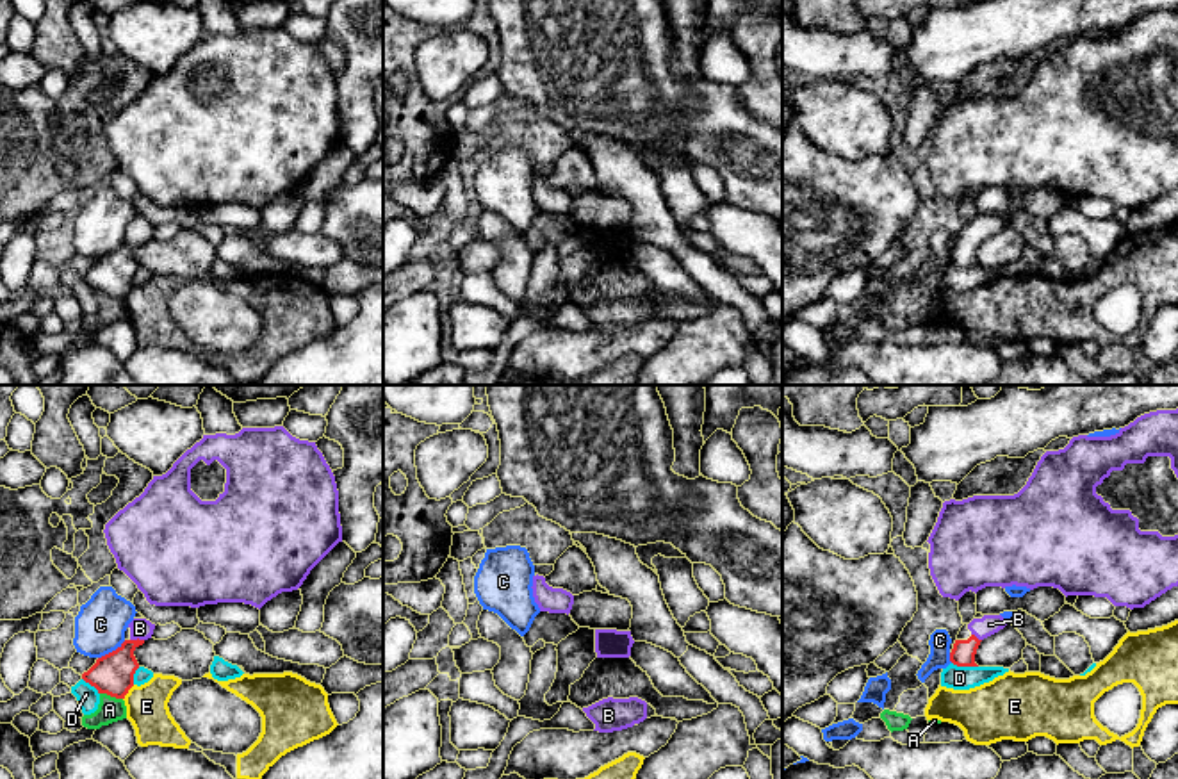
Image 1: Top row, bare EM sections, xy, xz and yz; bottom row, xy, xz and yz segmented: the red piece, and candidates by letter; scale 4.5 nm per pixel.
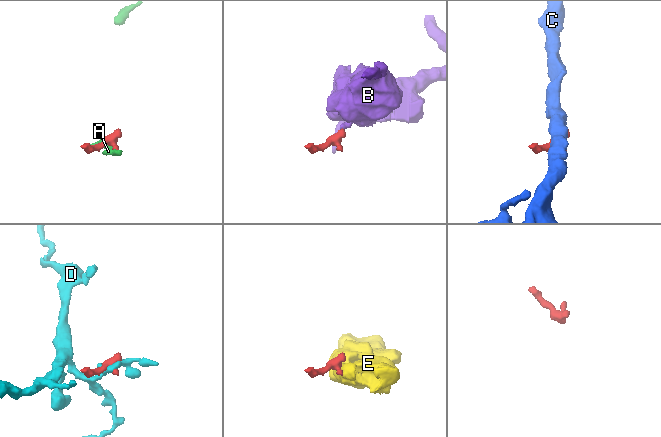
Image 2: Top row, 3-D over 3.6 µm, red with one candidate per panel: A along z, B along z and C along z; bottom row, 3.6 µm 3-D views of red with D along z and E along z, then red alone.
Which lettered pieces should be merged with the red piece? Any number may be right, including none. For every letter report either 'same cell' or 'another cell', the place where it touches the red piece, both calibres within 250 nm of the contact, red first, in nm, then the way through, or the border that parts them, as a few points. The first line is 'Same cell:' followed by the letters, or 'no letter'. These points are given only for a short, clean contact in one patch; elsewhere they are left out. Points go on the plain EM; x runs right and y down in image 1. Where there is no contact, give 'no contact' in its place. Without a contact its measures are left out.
Same cell: B
A: another cell; contact xy (111, 296); calibres 190 and 110 nm; border xy (100, 293), (122, 300)
B: same cell; contact xy (138, 239); calibres 190 and 100 nm; way xy (113, 275), (138, 239), (139, 229)
C: another cell; contact xy (113, 252); calibres 190 and 220 nm; border xy (125, 241), (98, 259)
D: another cell; contact yz (965, 266); calibres 110 and 110 nm; border yz (952, 262), (963, 268), (977, 268)
E: another cell; contact xy (127, 293); calibres 190 and 190 nm; border xy (134, 286), (123, 300)

